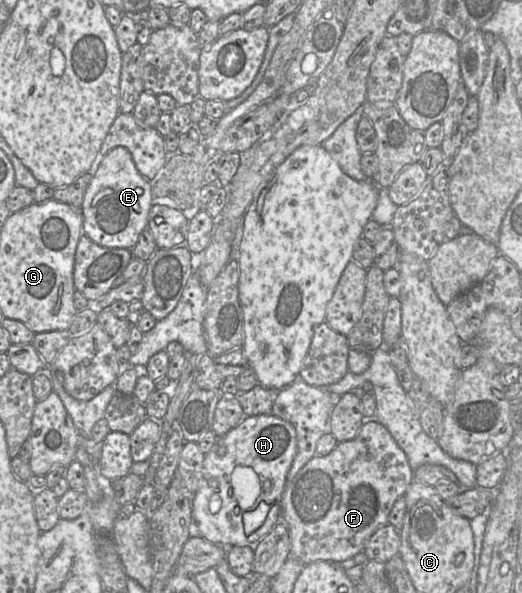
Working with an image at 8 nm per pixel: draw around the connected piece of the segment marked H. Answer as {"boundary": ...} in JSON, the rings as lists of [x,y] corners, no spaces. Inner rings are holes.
{"boundary":[[[272,414],[245,416],[235,427],[218,437],[205,454],[200,486],[192,498],[192,515],[197,533],[213,544],[223,547],[257,544],[280,521],[280,502],[287,483],[287,473],[297,450],[294,426]],[[238,465],[251,467],[260,478],[261,493],[255,503],[245,511],[239,507],[232,491],[231,474]]]}

